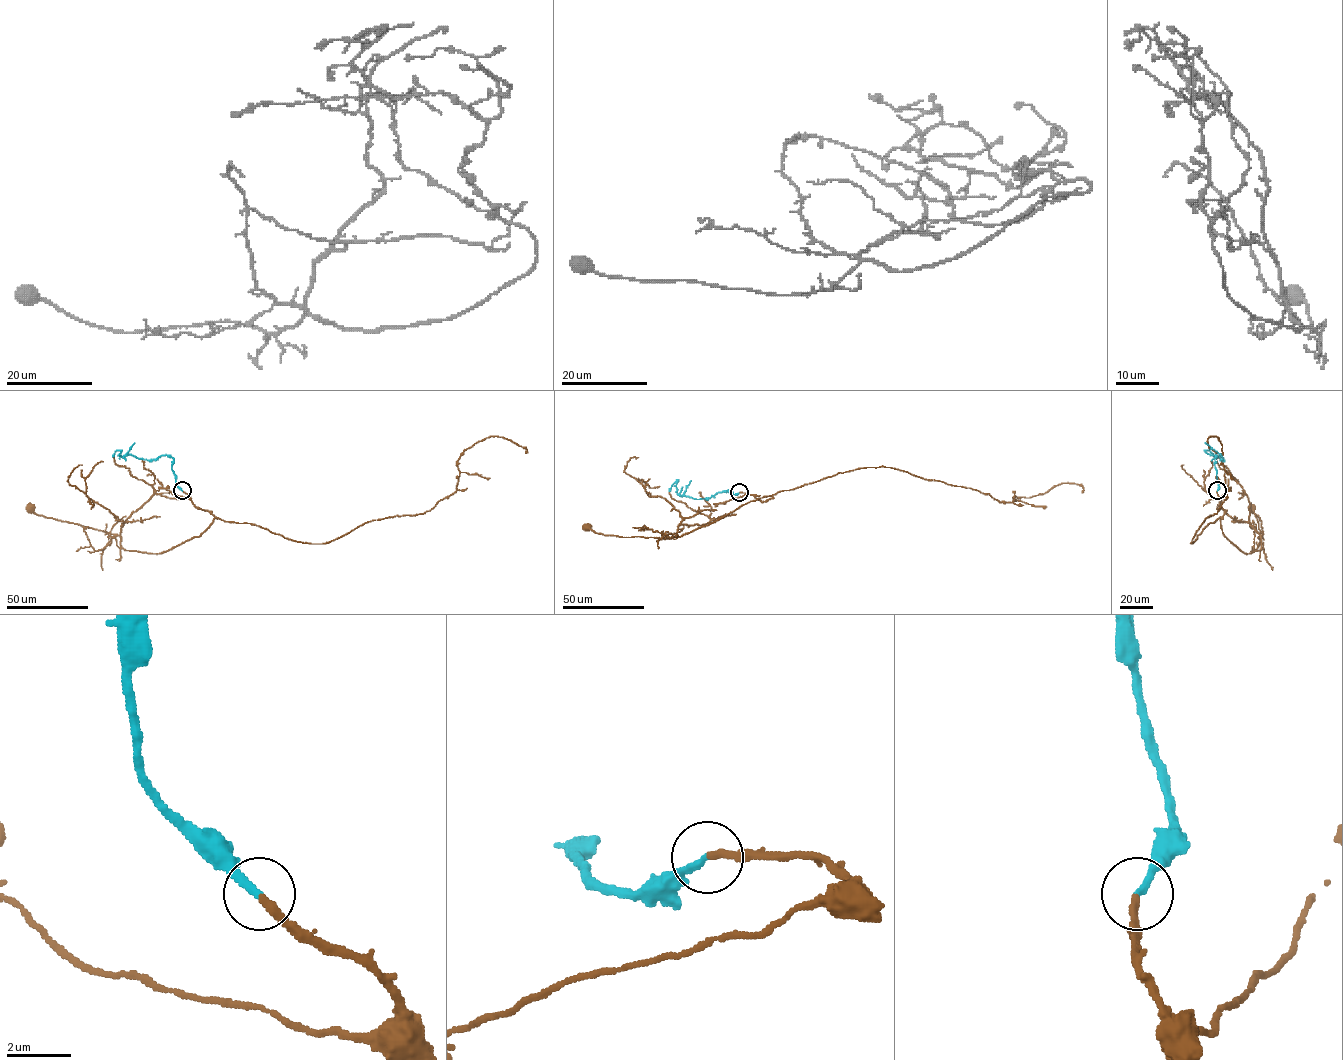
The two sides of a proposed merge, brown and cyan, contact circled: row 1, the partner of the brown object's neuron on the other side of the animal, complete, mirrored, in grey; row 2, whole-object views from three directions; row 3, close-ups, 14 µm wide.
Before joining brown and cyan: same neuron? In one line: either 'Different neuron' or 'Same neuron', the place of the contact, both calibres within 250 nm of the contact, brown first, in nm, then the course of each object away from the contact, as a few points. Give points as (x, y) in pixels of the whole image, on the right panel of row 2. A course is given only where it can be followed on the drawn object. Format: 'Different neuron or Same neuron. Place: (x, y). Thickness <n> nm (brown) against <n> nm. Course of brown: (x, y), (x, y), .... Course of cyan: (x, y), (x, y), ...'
Same neuron. Place: (1217, 490). Thickness 260 nm (brown) against 240 nm. Course of brown: (1217, 490), (1219, 506), (1226, 510), (1220, 518), (1223, 534), (1245, 554), (1261, 548), (1261, 522), (1252, 508). Course of cyan: (1217, 490), (1216, 455), (1223, 459), (1221, 454), (1205, 451), (1216, 456)

